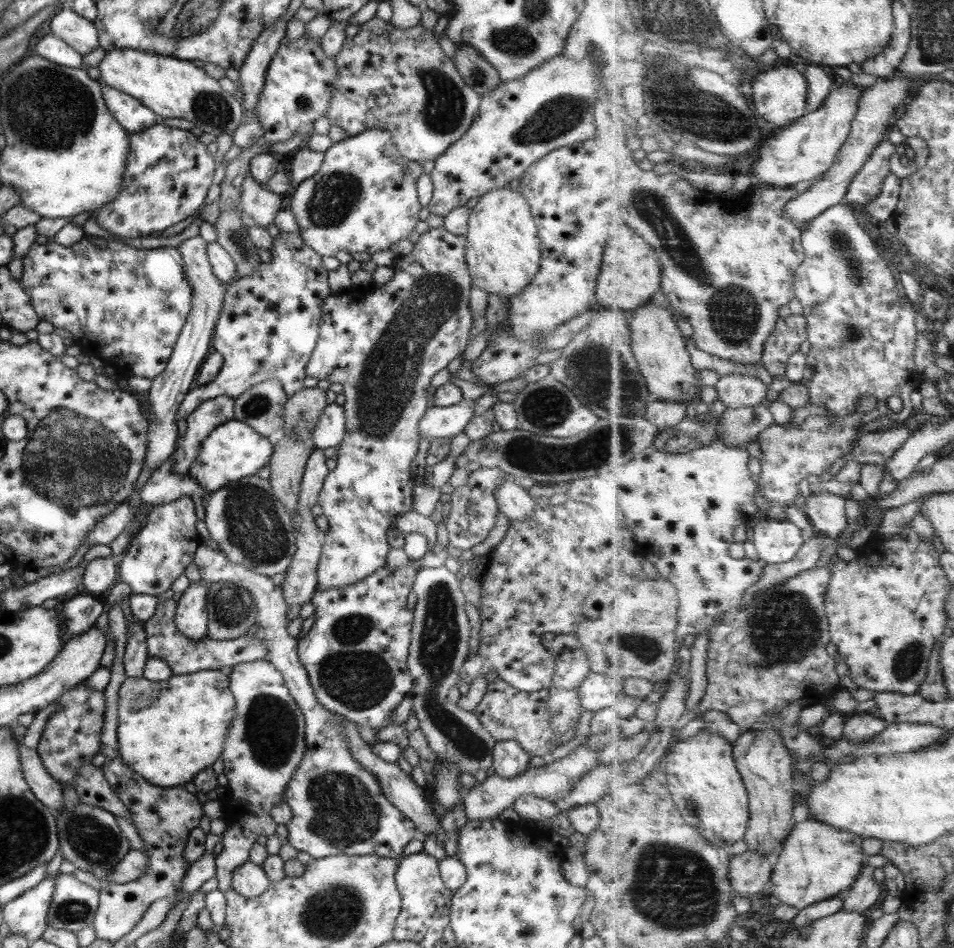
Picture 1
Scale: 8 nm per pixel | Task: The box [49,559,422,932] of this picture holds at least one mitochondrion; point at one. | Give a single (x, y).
(351, 677)

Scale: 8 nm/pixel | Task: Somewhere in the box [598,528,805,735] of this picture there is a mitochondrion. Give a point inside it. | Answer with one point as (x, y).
(642, 649)

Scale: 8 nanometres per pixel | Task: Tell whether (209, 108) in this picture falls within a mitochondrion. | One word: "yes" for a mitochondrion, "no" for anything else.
yes

